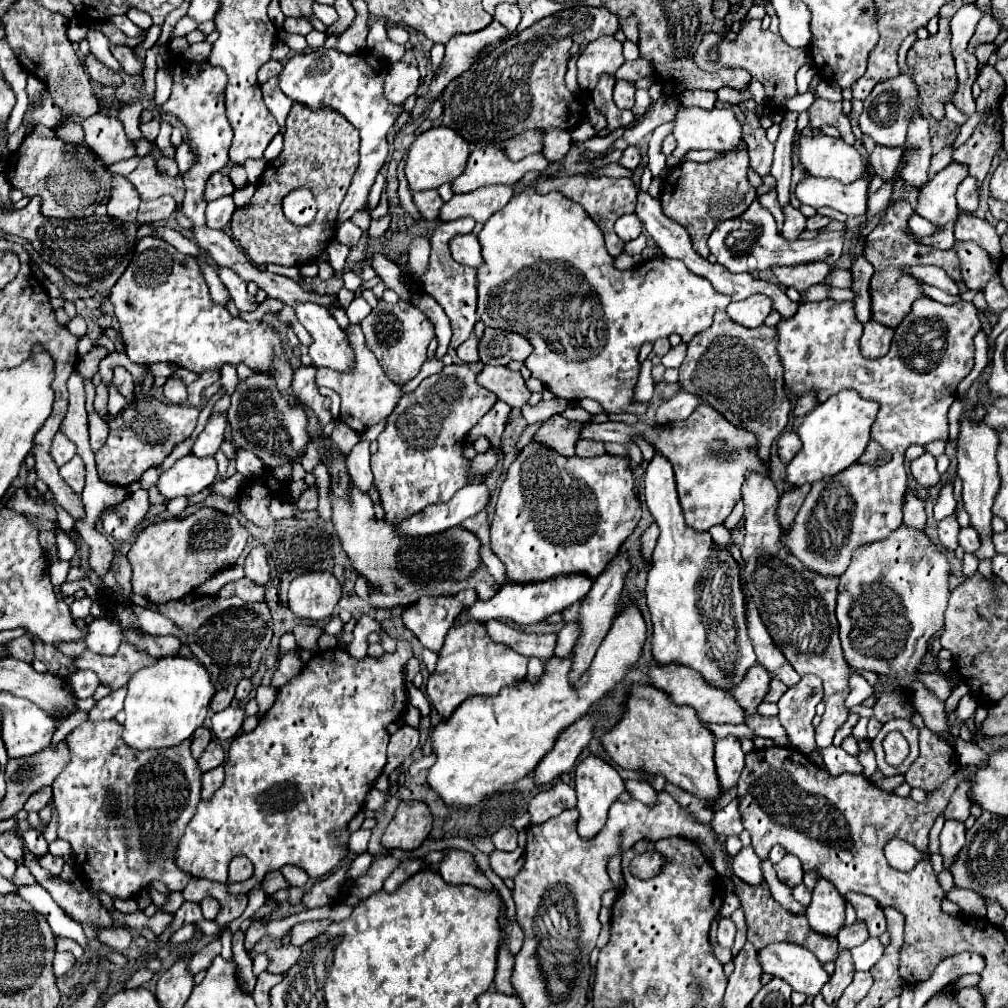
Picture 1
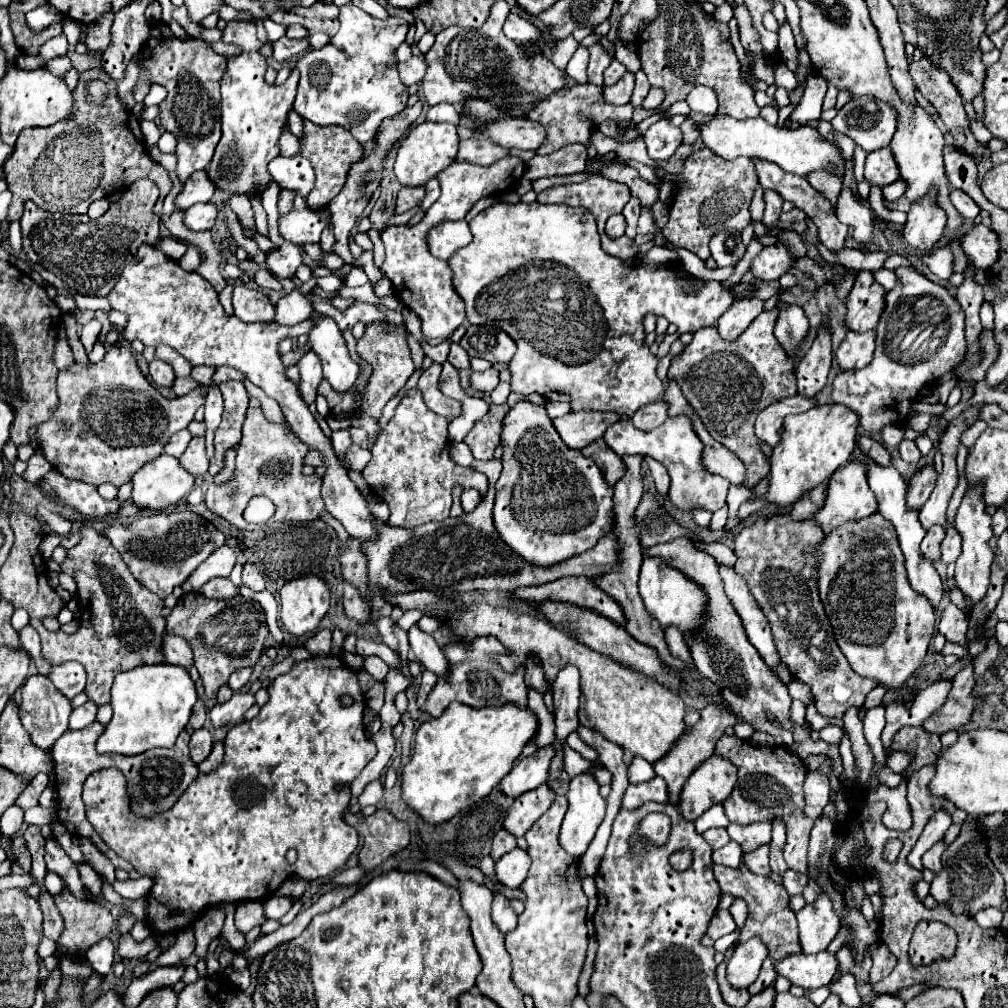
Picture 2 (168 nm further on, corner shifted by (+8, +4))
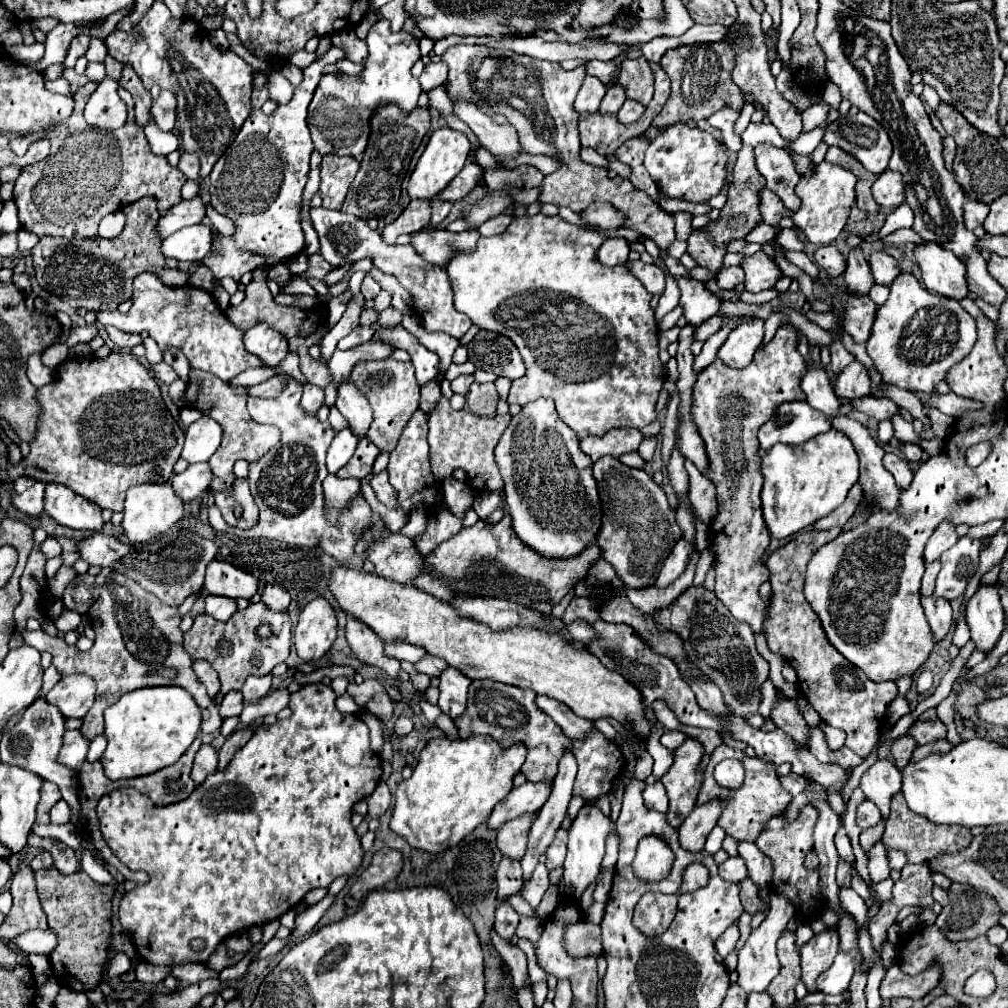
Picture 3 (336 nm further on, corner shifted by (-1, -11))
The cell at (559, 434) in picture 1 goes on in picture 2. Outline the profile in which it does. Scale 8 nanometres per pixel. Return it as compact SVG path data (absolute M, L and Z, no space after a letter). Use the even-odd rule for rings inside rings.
M570 412L562 418L554 420L556 430L560 432L560 438L570 446L570 448L584 448L592 444L594 440L602 438L606 428L614 422L618 422L620 416L616 412Z

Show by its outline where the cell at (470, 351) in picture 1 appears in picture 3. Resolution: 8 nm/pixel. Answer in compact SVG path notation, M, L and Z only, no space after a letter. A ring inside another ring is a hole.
M459 375L455 381L451 381L451 389L453 389L453 393L467 395L471 383L473 383L473 375Z

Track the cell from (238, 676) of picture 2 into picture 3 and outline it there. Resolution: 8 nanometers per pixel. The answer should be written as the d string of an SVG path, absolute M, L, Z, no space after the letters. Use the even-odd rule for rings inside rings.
M267 675L267 677L249 677L249 679L245 681L243 689L241 689L245 703L259 701L261 697L267 695L269 687L271 687L271 675Z

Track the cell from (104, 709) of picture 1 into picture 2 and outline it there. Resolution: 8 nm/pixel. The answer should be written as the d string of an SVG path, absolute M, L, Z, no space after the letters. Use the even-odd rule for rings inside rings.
M86 702L86 704L80 706L80 708L74 708L74 710L72 710L72 716L70 716L70 722L68 722L68 728L70 728L70 730L86 728L88 724L94 722L96 710L98 710L98 706L92 704L92 702Z

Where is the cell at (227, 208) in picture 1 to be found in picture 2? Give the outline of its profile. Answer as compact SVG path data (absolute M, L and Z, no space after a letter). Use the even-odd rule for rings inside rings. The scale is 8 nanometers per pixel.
M206 202L206 204L194 204L192 208L188 208L184 212L184 226L188 226L188 230L200 232L200 230L212 230L216 218L218 218L220 208Z

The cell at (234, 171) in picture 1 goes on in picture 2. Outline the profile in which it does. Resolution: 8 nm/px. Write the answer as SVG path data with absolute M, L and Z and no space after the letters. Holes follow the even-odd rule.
M232 196L230 206L238 214L238 220L240 220L242 228L244 228L244 236L254 238L258 234L258 228L256 228L256 222L254 222L254 212L252 212L250 200L244 198L244 196Z

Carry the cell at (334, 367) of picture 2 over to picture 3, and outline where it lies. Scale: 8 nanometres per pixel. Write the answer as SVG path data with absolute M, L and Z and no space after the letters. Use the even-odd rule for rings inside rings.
M345 381L339 385L339 395L337 395L337 403L335 407L341 411L341 415L349 421L349 427L357 433L357 435L365 435L371 421L373 421L373 413L369 407L369 401L365 399L365 395L357 389L355 383Z

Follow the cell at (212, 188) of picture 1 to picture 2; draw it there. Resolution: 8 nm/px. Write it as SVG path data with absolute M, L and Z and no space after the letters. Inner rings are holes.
M196 172L182 184L182 190L174 198L174 206L178 210L186 210L186 208L190 208L192 204L198 204L198 202L210 202L214 190L216 188L210 182L208 174Z

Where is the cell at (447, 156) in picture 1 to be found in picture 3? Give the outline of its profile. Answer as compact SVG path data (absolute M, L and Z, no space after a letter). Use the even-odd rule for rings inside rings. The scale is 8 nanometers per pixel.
M441 127L441 129L433 131L433 135L409 179L409 185L407 185L409 197L411 199L433 199L435 195L439 195L451 183L451 179L463 169L463 165L469 157L469 151L471 151L471 143L465 133L449 129L449 127Z

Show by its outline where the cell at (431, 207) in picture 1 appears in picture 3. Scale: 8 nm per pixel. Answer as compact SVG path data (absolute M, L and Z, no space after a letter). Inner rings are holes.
M415 199L411 201L403 213L399 215L397 221L393 221L391 225L387 225L383 229L383 239L385 243L393 245L395 239L403 233L417 233L421 231L423 227L427 227L431 221L431 205L429 205L429 199Z

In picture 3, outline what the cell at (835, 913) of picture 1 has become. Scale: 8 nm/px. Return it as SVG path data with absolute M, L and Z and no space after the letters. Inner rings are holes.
M835 929L813 935L813 939L809 939L801 947L801 969L803 969L801 981L807 985L809 993L815 991L813 983L817 975L833 965L837 953L839 953L839 935Z

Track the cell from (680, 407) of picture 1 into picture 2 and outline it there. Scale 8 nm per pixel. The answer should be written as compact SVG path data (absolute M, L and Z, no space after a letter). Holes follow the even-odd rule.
M656 400L650 406L640 408L632 416L632 424L640 430L652 430L652 428L658 428L666 418L668 418L668 406L662 400Z

